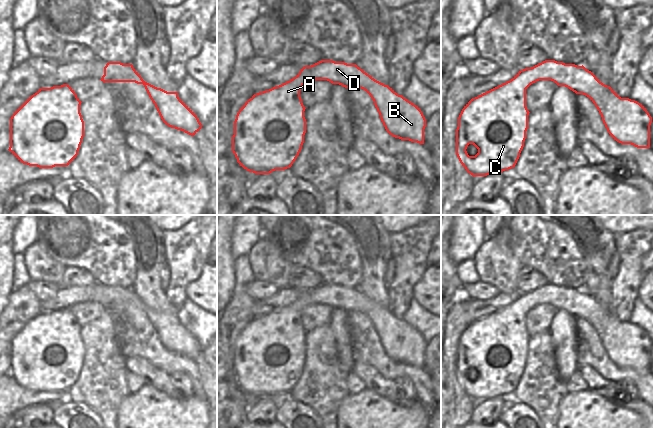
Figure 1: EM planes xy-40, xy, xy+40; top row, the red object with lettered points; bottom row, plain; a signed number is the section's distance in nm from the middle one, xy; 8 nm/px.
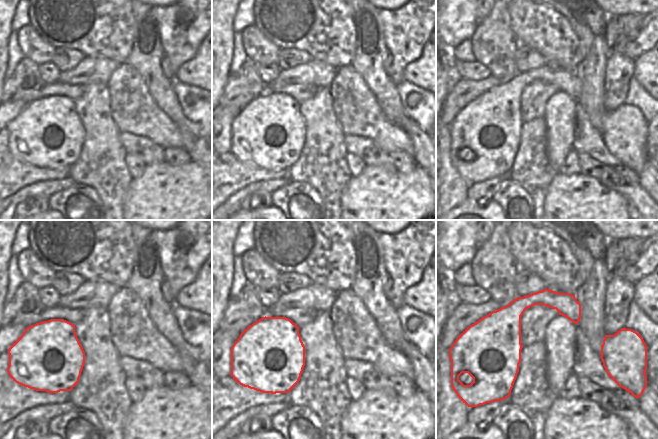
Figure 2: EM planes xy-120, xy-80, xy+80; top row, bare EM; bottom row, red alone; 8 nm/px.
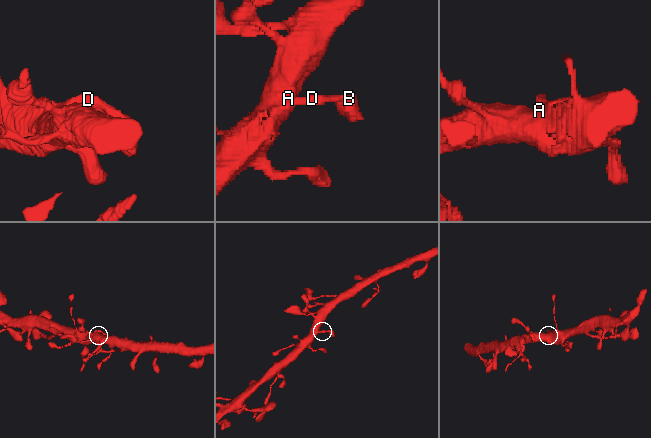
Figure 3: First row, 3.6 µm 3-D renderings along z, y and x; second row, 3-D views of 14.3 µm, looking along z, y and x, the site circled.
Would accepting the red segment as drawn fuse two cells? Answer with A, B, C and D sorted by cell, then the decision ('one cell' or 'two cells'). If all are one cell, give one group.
groups A B C D; one cell

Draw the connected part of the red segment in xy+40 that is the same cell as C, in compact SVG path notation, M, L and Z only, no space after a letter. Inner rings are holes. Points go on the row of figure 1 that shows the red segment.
M545 60L472 98L462 109L456 129L456 155L473 177L515 167L528 129L530 112L526 107L526 89L539 80L551 80L587 96L617 142L650 148L652 117L642 104L621 98L583 65ZM469 144L478 149L475 156L468 155Z

